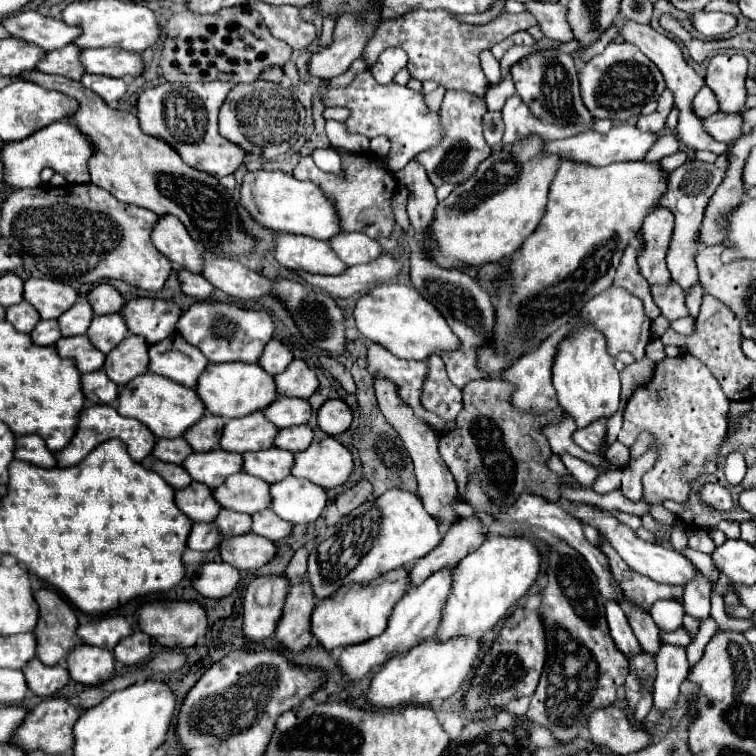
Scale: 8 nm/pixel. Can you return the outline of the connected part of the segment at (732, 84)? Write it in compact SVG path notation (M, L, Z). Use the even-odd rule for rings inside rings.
M725 55L713 57L707 67L705 85L715 93L719 109L725 113L741 113L745 107L745 81L747 81L747 57ZM725 59L725 61L719 61Z

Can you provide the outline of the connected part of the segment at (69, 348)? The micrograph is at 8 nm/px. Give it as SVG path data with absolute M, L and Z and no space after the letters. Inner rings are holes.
M85 335L61 337L61 341L57 341L55 349L61 359L75 361L75 367L79 369L81 375L101 369L103 361L105 361L105 355L99 349L93 349L93 345L89 345L89 339Z

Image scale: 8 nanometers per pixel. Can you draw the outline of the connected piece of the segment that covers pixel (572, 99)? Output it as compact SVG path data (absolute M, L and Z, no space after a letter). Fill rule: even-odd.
M557 47L531 53L517 61L511 67L511 77L515 81L517 95L527 103L537 119L543 119L553 125L569 123L591 123L591 113L585 109L579 91L579 71L569 53L563 53Z

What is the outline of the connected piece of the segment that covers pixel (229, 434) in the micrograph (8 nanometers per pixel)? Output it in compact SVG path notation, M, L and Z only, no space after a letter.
M253 413L249 417L231 419L225 423L221 433L219 449L245 453L269 449L277 435L277 427L265 419L263 413Z

